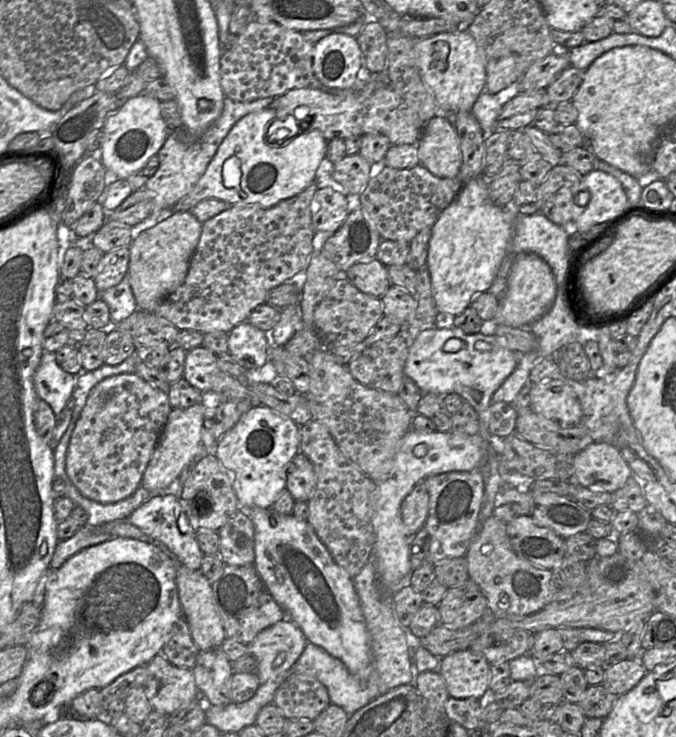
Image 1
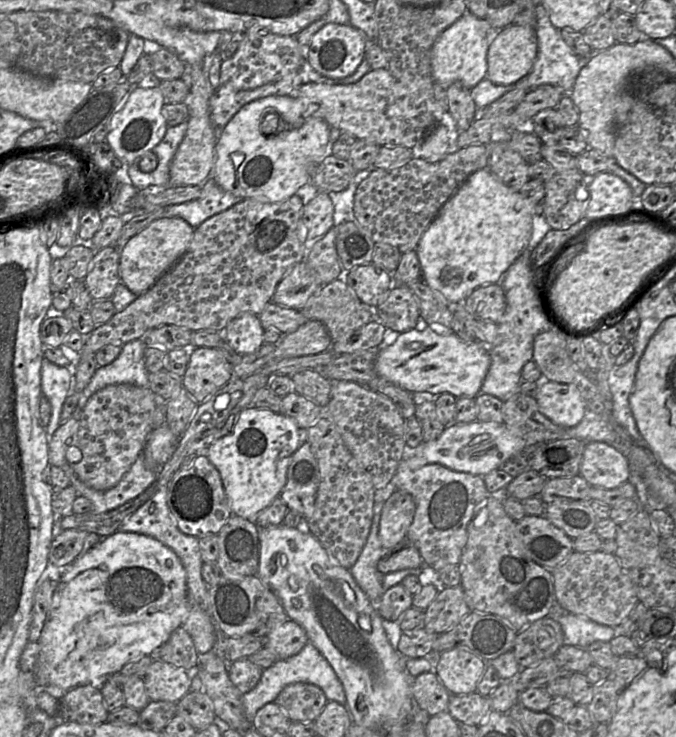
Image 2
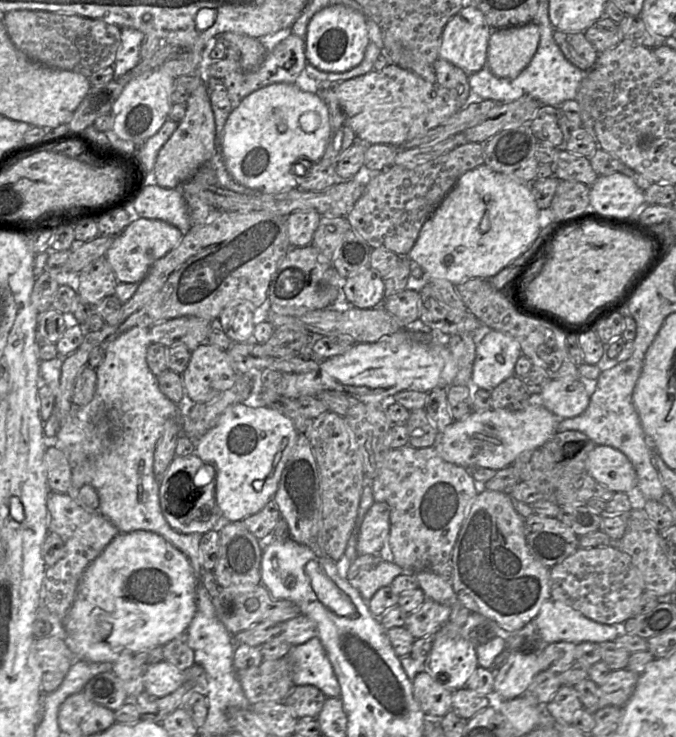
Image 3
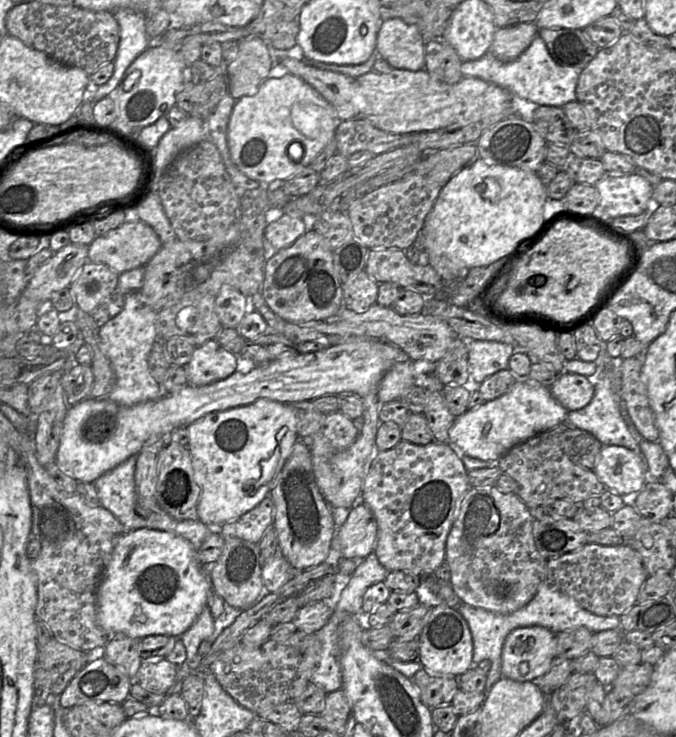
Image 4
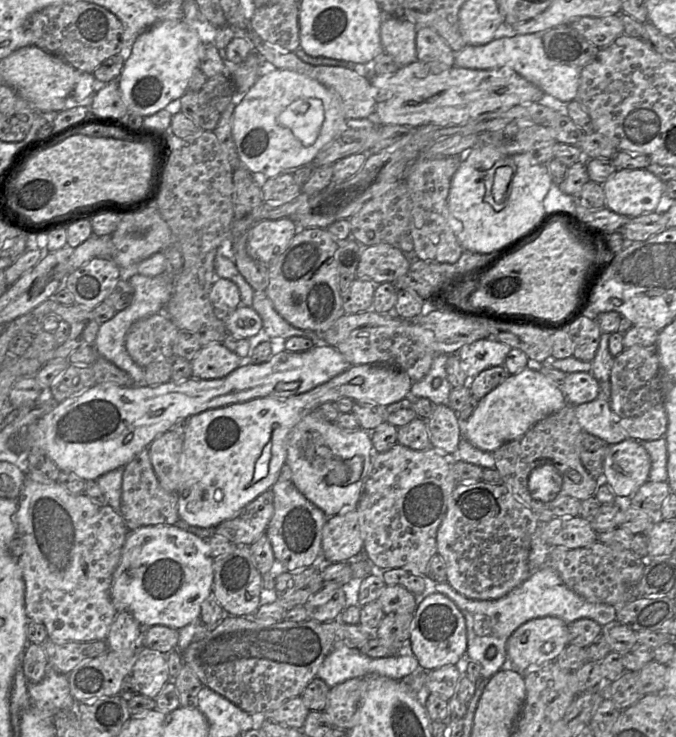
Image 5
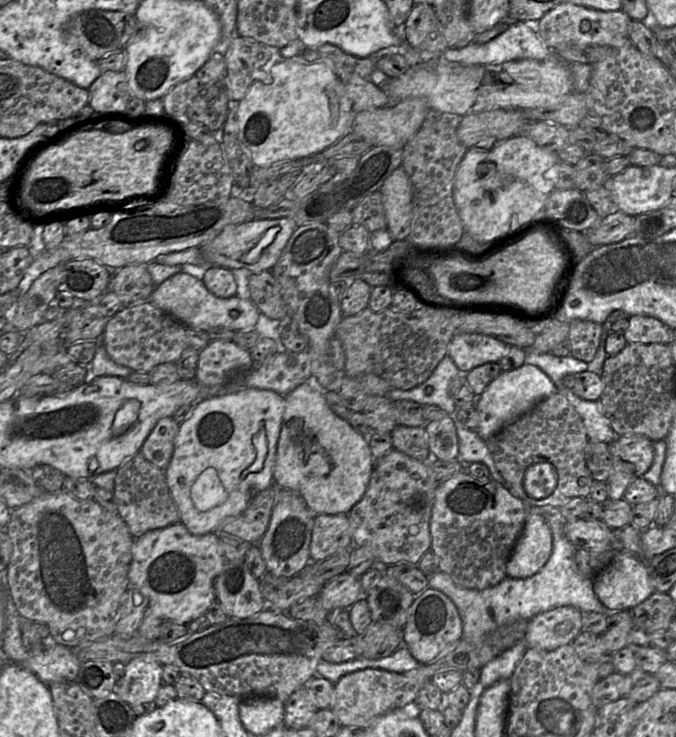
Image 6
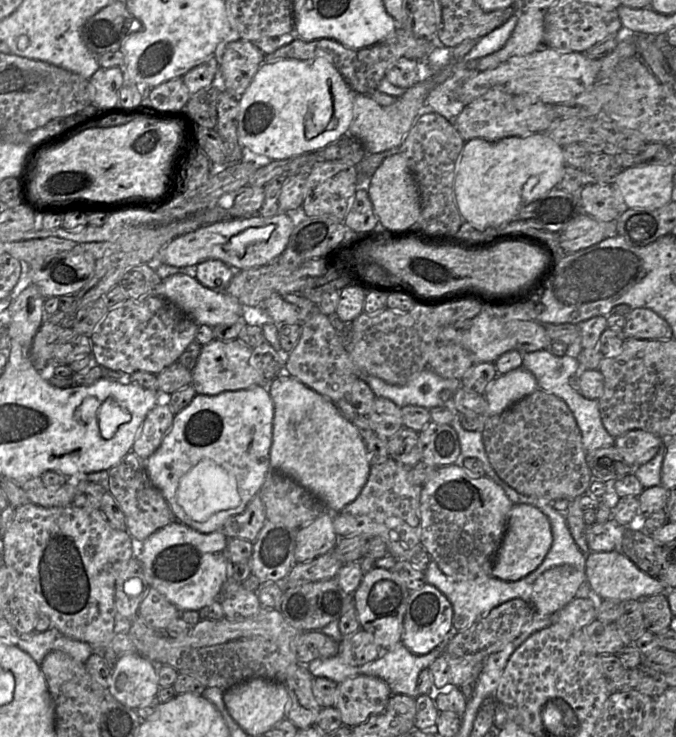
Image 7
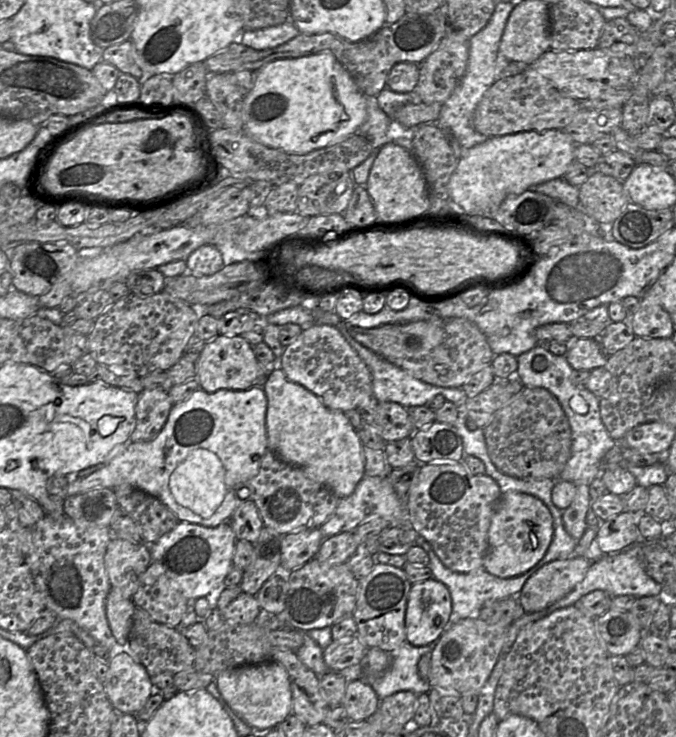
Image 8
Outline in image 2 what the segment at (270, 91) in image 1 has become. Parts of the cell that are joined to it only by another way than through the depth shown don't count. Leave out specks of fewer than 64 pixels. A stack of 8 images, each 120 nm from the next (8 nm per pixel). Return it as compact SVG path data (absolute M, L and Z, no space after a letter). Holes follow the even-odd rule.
M258 30L257 33L245 33L245 37L240 42L235 54L231 58L222 61L220 69L221 83L231 85L239 90L248 90L267 83L280 81L284 77L295 77L306 61L304 46L297 41L296 36L272 34L268 33L267 30Z

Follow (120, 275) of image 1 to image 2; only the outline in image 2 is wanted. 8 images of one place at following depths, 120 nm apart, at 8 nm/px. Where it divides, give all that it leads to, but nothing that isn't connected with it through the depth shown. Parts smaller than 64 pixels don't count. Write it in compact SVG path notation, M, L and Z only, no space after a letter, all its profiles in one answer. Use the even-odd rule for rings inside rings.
M115 246L95 250L87 275L82 281L94 301L111 299L121 282L119 260L120 249Z

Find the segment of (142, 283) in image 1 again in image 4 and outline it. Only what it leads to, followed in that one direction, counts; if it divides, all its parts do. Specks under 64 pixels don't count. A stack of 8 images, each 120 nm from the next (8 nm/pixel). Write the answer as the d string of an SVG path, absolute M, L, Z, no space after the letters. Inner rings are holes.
M140 220L126 221L116 229L96 238L88 246L88 261L103 263L118 274L144 266L162 247L156 232Z

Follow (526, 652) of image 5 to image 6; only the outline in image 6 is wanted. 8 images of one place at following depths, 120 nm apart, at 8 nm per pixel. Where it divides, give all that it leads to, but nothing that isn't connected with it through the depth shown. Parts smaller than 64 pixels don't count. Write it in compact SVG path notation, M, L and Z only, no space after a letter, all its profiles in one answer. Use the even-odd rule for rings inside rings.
M563 606L531 618L523 641L527 648L552 651L570 644L581 631L582 612L571 606Z

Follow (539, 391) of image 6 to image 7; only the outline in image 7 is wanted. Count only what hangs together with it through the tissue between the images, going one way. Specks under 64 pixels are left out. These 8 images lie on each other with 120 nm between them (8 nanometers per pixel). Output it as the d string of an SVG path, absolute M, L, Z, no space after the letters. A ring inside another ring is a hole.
M523 367L498 374L485 392L487 417L499 415L539 389L535 376Z

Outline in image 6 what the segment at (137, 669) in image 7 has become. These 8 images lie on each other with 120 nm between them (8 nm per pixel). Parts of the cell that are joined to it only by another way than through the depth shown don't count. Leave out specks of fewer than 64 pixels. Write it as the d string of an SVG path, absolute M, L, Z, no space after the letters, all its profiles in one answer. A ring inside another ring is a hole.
M142 654L125 665L125 673L116 684L115 692L128 704L155 701L162 686L163 665L153 654Z

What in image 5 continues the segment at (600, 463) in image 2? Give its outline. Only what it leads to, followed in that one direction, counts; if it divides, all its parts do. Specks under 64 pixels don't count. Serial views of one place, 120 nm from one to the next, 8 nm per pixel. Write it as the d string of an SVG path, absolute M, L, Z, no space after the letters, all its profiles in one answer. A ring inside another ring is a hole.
M628 438L608 446L602 480L611 486L619 502L626 502L644 483L649 481L650 469L650 457L642 443Z

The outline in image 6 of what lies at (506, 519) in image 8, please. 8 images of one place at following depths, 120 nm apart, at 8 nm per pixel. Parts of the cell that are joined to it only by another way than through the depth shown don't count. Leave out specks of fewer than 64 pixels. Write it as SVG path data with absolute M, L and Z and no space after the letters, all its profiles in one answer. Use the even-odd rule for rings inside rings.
M530 513L507 562L507 577L526 579L536 574L551 556L552 543L552 532L544 517Z

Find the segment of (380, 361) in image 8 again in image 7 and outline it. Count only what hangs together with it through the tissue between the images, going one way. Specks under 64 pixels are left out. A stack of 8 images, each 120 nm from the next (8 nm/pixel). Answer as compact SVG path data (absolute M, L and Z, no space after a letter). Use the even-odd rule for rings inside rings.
M430 368L413 374L402 386L389 384L378 377L361 372L359 378L366 382L376 397L390 399L399 408L407 405L420 406L428 410L437 406L452 407L452 398L442 402L439 393L444 389L455 393L462 387L461 380L443 378Z

